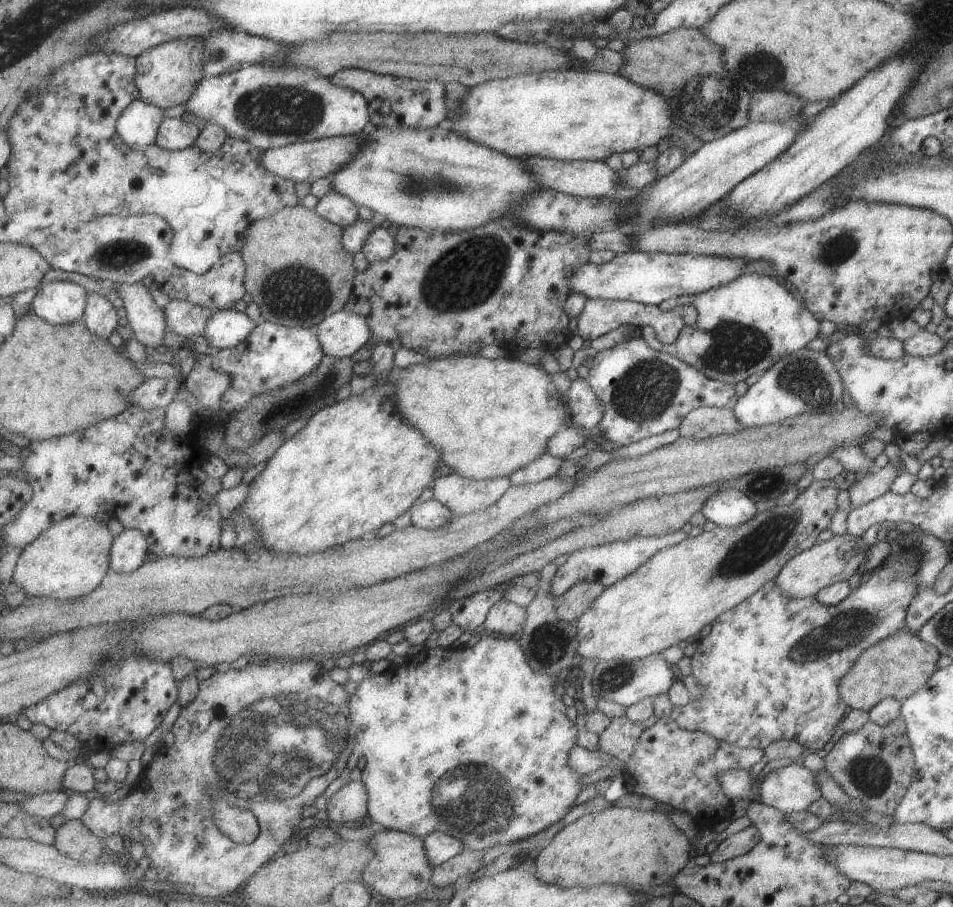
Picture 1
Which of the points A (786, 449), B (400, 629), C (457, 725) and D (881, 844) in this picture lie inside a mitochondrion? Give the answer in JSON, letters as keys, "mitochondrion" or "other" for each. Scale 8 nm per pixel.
{"A":"other","B":"other","C":"other","D":"other"}

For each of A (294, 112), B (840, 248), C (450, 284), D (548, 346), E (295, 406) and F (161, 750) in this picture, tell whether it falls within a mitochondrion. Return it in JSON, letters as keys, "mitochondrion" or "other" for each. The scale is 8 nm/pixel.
{"A":"mitochondrion","B":"mitochondrion","C":"mitochondrion","D":"other","E":"mitochondrion","F":"other"}

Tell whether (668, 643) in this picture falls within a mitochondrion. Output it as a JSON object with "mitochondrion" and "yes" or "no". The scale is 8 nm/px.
{"mitochondrion":"no"}

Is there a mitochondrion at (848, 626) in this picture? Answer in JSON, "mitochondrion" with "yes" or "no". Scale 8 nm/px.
{"mitochondrion":"yes"}

